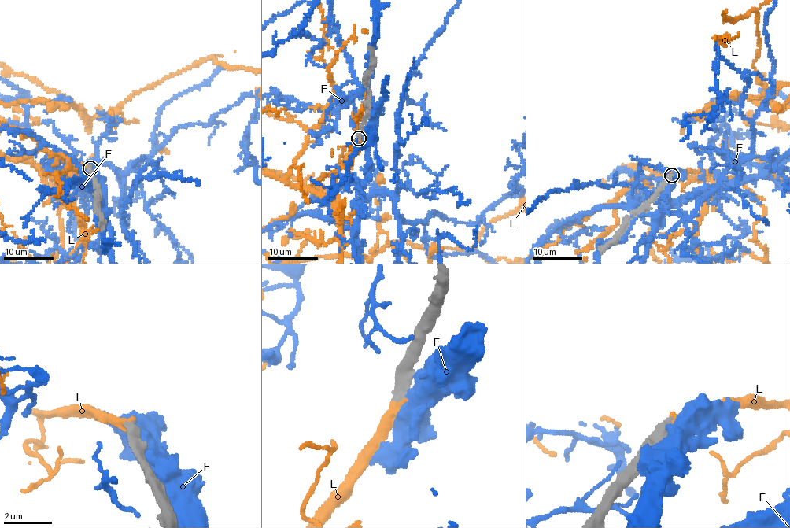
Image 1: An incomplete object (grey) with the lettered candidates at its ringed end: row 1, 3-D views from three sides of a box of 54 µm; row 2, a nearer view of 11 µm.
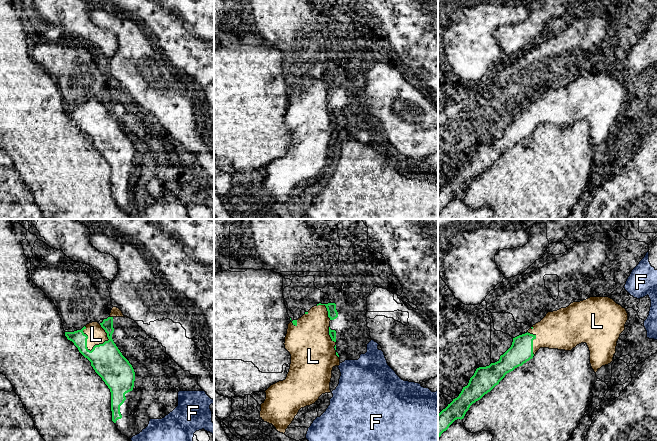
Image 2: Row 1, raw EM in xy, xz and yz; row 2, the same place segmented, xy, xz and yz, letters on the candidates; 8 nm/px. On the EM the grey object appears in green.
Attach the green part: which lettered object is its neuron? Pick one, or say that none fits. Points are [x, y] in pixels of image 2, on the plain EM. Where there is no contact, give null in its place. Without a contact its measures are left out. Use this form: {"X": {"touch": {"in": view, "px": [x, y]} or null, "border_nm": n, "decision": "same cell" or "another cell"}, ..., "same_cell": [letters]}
{"F": {"touch": null, "decision": "another cell"}, "L": {"touch": {"in": "xy", "px": [87, 124]}, "border_nm": 240, "decision": "same cell"}, "same_cell": ["L"]}

